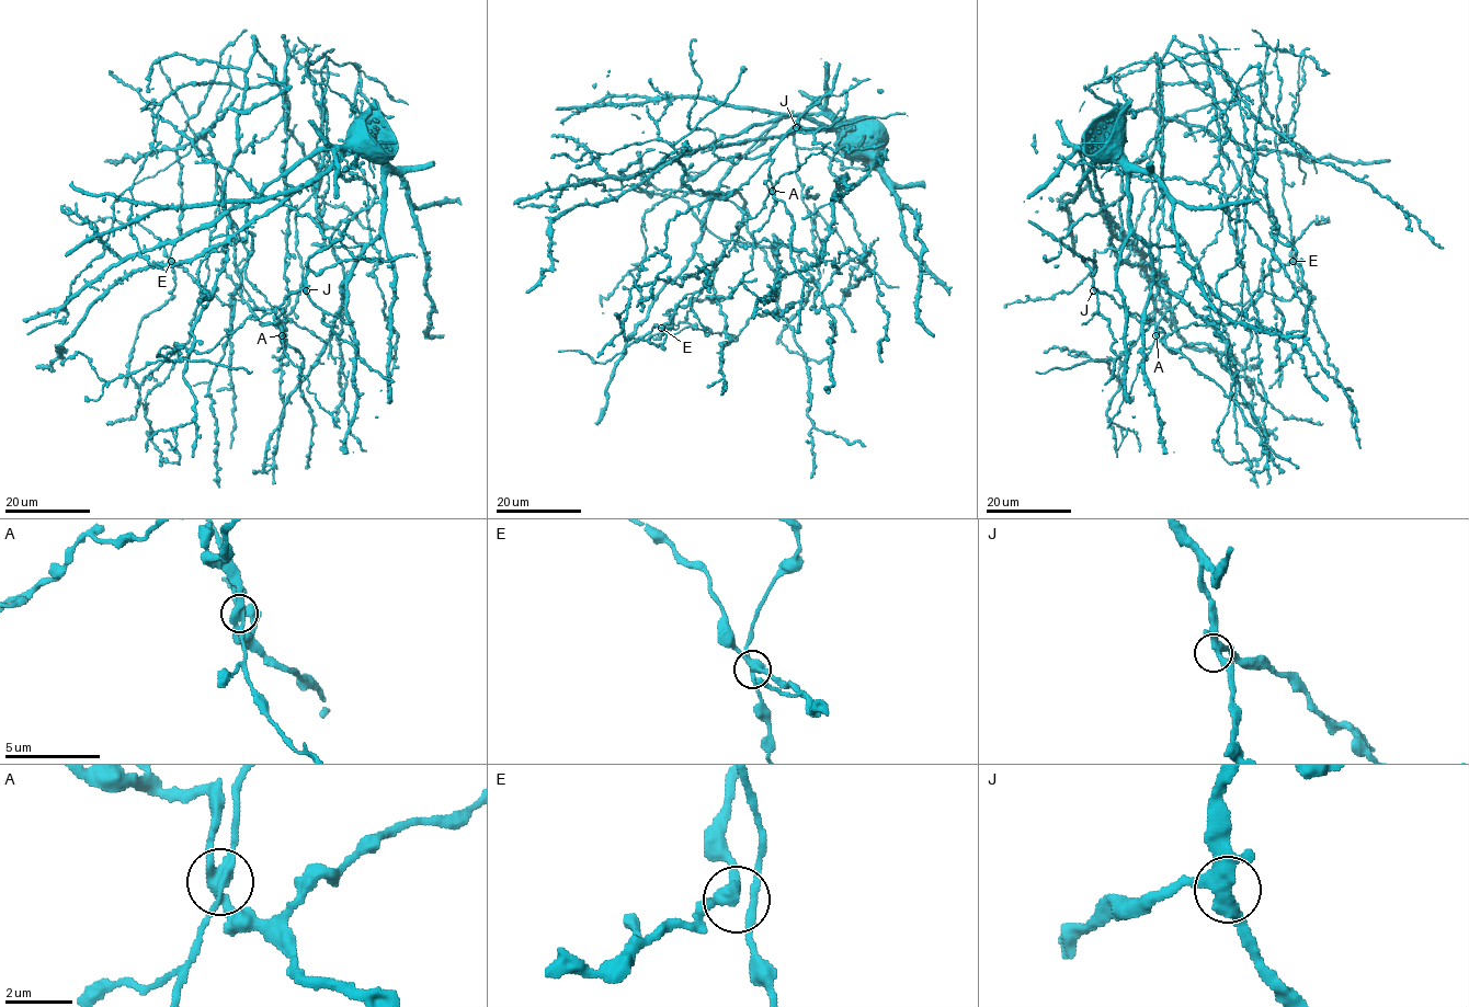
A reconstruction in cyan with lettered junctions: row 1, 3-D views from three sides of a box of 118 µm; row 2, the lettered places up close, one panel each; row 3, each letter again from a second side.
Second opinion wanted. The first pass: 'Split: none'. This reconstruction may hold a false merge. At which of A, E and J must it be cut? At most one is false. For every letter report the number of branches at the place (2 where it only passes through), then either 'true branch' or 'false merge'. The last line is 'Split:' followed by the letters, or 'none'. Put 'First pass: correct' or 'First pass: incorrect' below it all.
A: 4 branches meet; false merge
E: 4 branches meet; true branch
J: 4 branches meet; true branch
Split: A
First pass: incorrect

